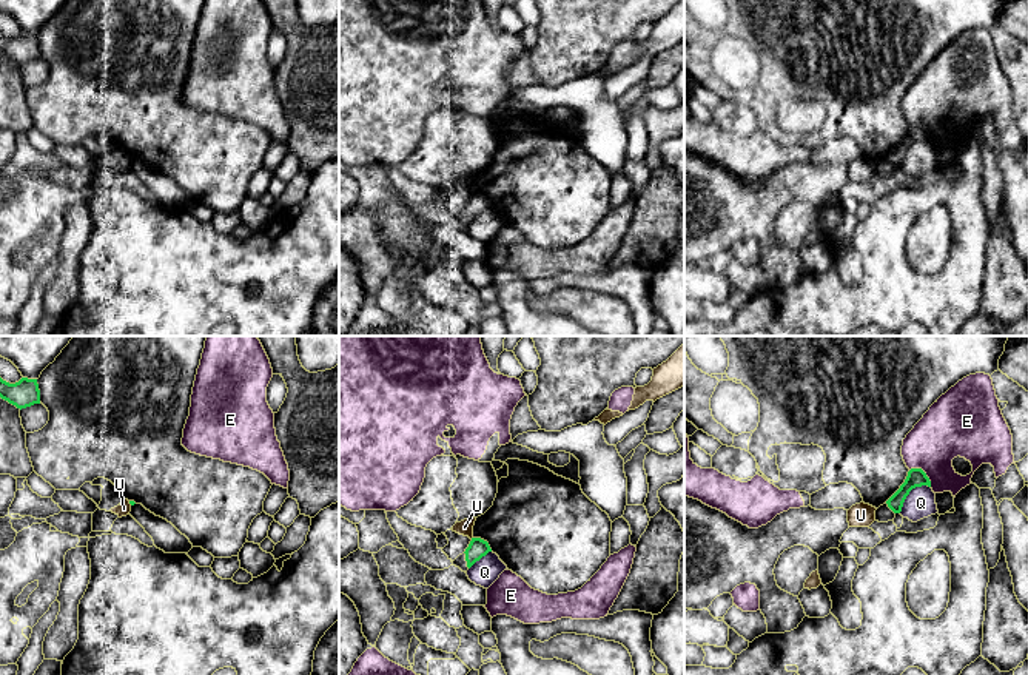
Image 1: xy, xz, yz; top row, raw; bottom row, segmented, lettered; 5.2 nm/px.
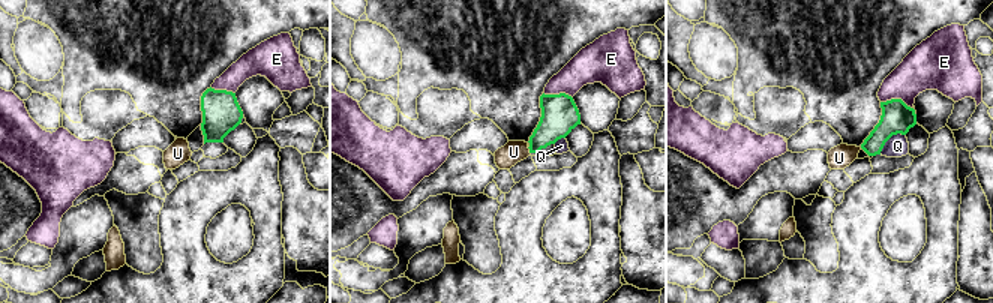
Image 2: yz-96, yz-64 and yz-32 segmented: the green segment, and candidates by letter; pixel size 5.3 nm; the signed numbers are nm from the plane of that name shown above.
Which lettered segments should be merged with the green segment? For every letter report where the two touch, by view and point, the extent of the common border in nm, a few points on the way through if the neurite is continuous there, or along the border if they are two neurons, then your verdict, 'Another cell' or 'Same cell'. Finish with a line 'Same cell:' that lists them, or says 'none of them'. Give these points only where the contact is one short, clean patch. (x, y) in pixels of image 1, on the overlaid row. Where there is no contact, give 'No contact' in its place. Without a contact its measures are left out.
E: Touches green at yz (923, 472). Shared border 150 nm. Another cell
Q: Touches green at yz (910, 490). Shared border 220 nm. Boundary: yz (930, 486), (916, 486), (899, 512). Another cell
U: Touches green at xy (130, 503). Shared border 30 nm. Another cell
Same cell: none of them

